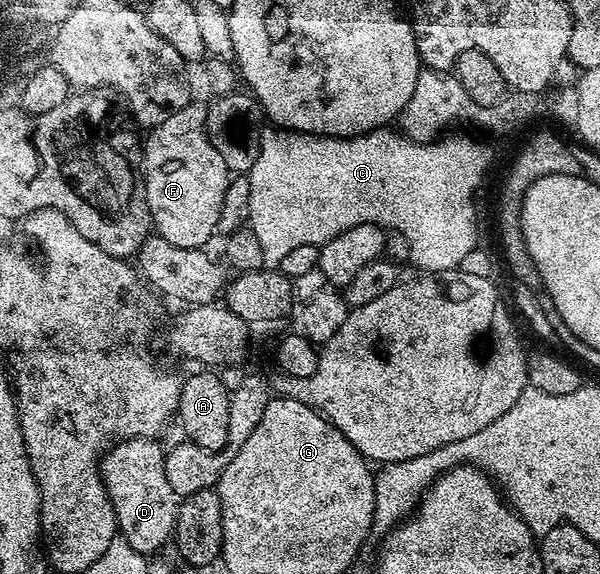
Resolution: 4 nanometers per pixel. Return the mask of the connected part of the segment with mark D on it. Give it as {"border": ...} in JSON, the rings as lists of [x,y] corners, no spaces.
{"border":[[[134,436],[132,440],[122,440],[119,444],[114,444],[105,453],[101,461],[101,471],[103,473],[103,485],[113,502],[115,511],[115,522],[118,535],[123,536],[134,550],[140,552],[144,557],[150,557],[156,553],[163,545],[172,539],[175,531],[175,514],[177,511],[177,497],[173,487],[169,486],[169,481],[165,474],[165,448],[159,445],[160,441],[155,438],[145,436]]]}

